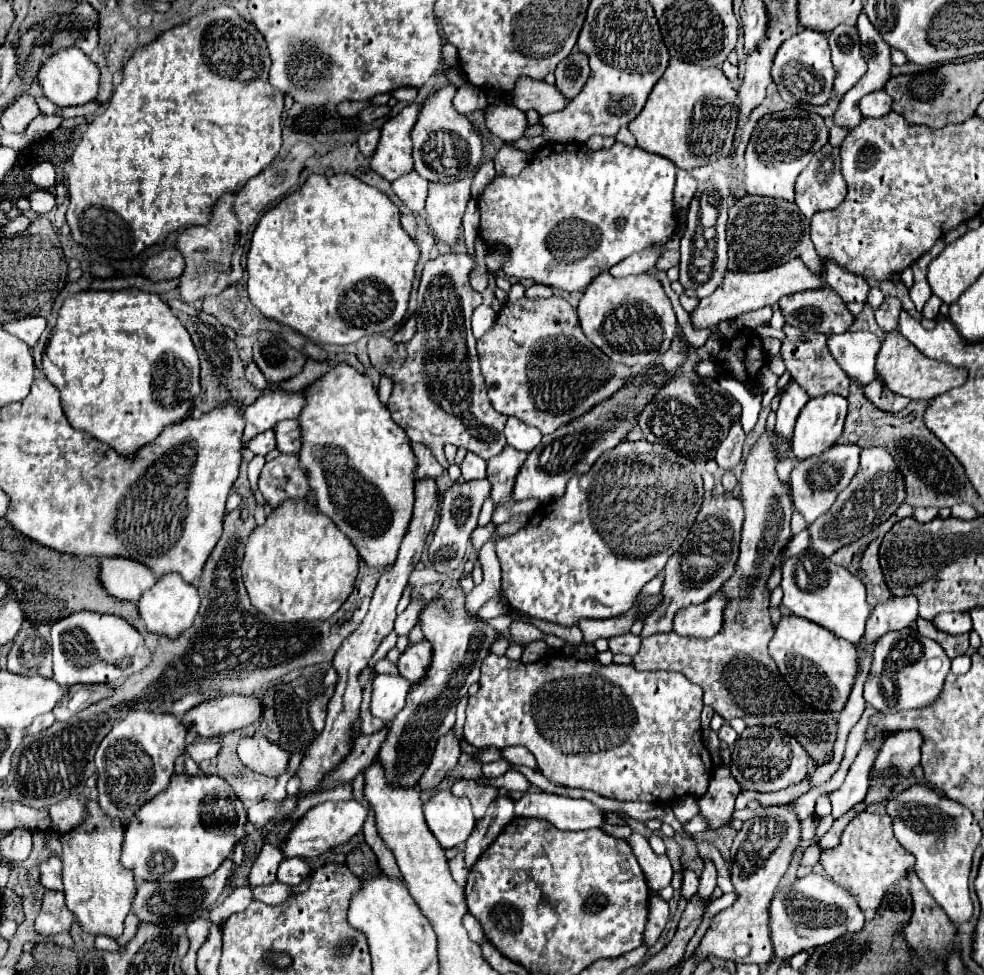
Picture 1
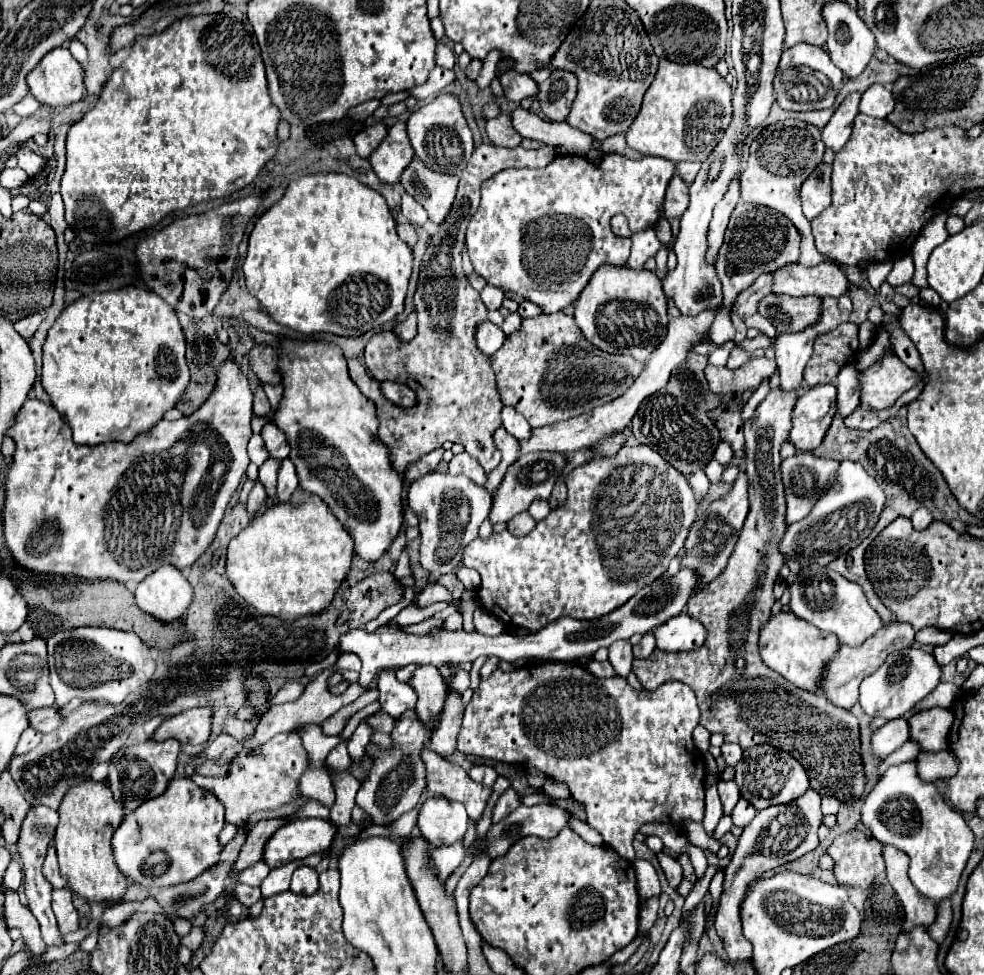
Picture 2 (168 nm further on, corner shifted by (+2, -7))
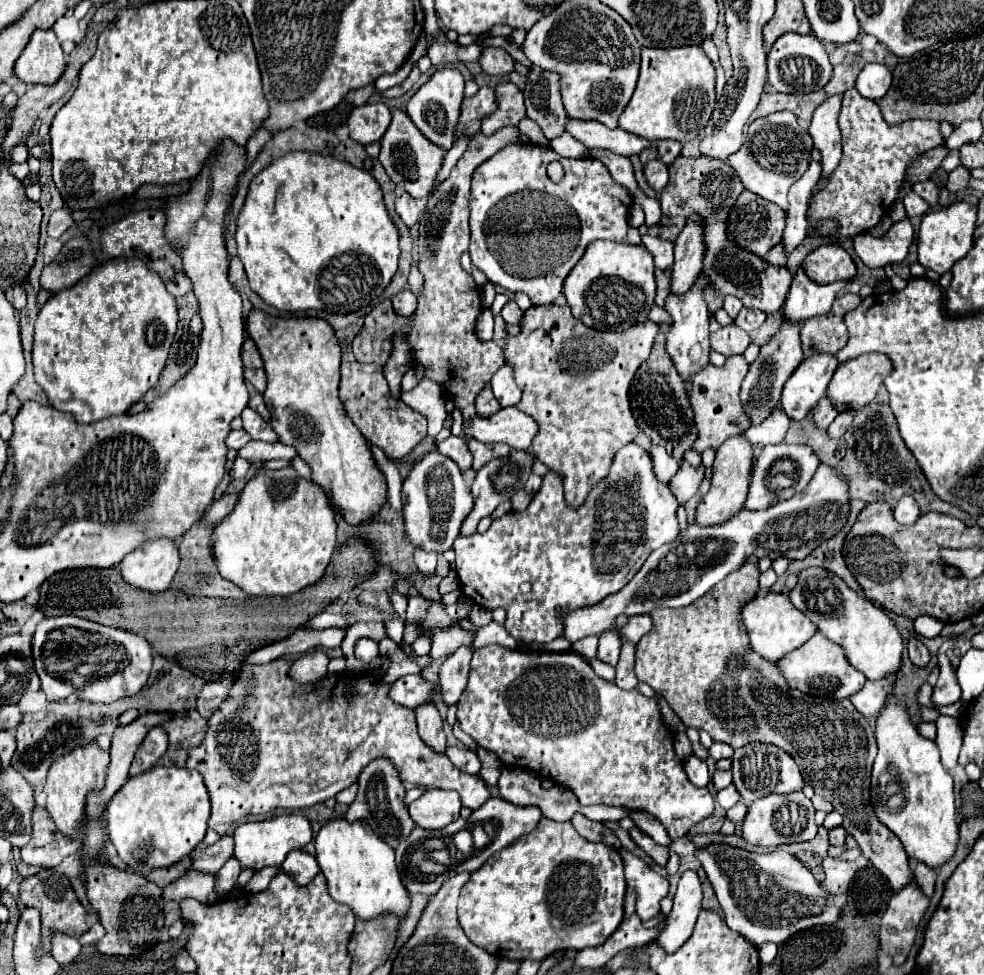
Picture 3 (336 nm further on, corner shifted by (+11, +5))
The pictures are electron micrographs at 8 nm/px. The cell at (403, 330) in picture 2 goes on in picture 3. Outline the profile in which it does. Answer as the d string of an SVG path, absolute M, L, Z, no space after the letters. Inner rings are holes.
M401 291L391 301L393 301L395 313L401 317L411 317L417 309L417 297L411 291Z

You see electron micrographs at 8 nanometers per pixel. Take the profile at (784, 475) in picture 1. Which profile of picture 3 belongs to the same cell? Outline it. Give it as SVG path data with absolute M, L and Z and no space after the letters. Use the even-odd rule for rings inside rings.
M781 405L775 407L775 411L771 413L769 419L765 419L761 425L757 427L749 427L743 435L745 439L749 439L749 443L753 443L755 447L765 447L765 445L777 445L785 439L787 429L789 429L791 419L783 413Z

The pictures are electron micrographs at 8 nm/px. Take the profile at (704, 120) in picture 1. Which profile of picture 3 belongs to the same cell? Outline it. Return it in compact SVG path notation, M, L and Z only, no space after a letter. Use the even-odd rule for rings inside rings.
M701 47L643 49L637 89L621 113L619 127L649 141L689 141L711 119L715 107L715 67Z

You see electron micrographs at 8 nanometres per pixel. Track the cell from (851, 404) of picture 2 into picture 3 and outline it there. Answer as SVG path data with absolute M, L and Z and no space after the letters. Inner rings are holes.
M823 397L821 403L817 403L817 407L813 411L813 419L815 419L817 427L821 427L821 429L827 429L829 423L835 419L835 415L837 415L837 409L829 403L829 397Z

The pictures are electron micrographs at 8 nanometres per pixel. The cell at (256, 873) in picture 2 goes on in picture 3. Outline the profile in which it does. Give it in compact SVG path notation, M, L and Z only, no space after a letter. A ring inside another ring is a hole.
M229 859L219 871L217 871L217 893L225 895L233 889L233 883L237 881L239 873L241 873L241 863L237 863L237 859Z

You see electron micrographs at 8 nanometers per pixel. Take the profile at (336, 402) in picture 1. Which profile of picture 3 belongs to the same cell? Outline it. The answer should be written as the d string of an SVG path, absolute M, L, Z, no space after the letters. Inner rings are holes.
M253 309L247 317L247 335L255 341L265 363L267 389L263 397L279 441L295 447L311 469L311 481L325 491L349 525L359 527L375 519L387 503L387 481L373 459L371 445L341 403L341 347L331 325L317 317L281 319Z

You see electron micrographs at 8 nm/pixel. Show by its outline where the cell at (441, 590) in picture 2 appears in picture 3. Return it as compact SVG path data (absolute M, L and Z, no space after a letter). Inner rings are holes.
M415 549L415 565L417 565L417 569L419 569L425 577L431 577L431 575L435 575L437 555L435 555L435 553L425 553L425 551Z

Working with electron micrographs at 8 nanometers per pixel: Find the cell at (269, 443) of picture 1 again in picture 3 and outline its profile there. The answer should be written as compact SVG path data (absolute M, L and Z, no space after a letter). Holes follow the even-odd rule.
M235 429L235 431L231 431L229 437L227 437L227 447L229 447L229 449L241 449L241 447L245 447L249 441L251 441L251 439L249 439L249 433L247 433L245 429Z

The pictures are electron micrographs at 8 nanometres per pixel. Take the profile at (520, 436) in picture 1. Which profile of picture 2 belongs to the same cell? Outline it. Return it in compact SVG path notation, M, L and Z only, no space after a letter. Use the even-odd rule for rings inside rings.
M512 405L502 407L502 425L516 439L526 439L526 435L530 435L530 425L526 423L526 419Z

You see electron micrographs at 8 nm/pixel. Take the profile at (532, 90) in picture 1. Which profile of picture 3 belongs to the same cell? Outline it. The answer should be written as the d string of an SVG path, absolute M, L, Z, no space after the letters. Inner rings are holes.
M485 47L483 57L481 57L479 63L481 63L481 67L487 75L507 77L515 69L515 63L513 63L511 55L505 53L503 49L495 49L495 47Z

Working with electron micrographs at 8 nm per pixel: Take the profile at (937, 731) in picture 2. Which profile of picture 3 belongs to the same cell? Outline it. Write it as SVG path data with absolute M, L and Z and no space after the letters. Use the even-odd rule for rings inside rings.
M955 639L944 642L939 648L939 653L937 653L941 675L939 675L939 679L937 679L935 687L933 687L933 695L931 695L931 703L933 703L935 709L945 707L945 705L953 705L953 703L961 701L961 689L959 689L959 685L957 685L955 671L953 671L953 667L951 667L951 661L945 657L945 651L955 647L955 643Z

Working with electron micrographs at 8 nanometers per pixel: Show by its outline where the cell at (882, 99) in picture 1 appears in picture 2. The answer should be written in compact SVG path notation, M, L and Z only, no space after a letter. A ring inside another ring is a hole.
M872 85L862 93L860 99L860 113L870 117L886 119L894 111L894 95L884 85Z

